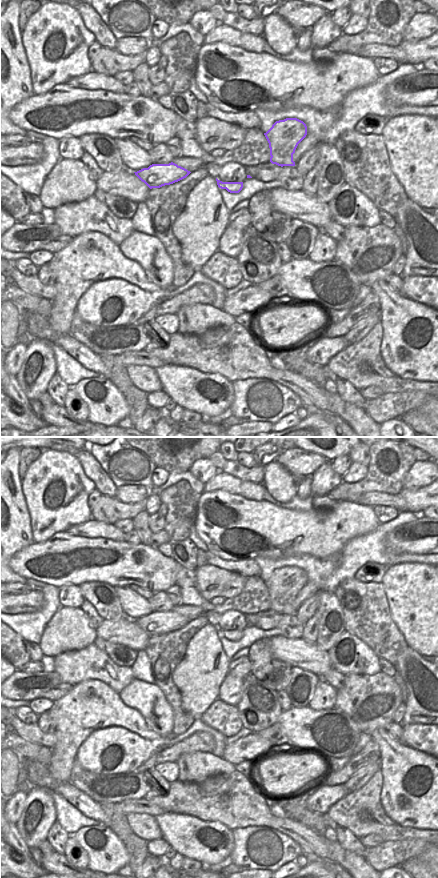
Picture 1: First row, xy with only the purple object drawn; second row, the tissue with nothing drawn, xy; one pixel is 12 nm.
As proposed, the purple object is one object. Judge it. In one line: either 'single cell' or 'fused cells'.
single cell

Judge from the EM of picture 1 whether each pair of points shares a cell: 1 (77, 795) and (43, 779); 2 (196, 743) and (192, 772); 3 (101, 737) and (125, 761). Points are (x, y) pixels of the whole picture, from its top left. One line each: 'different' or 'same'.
1: same
2: different
3: same

